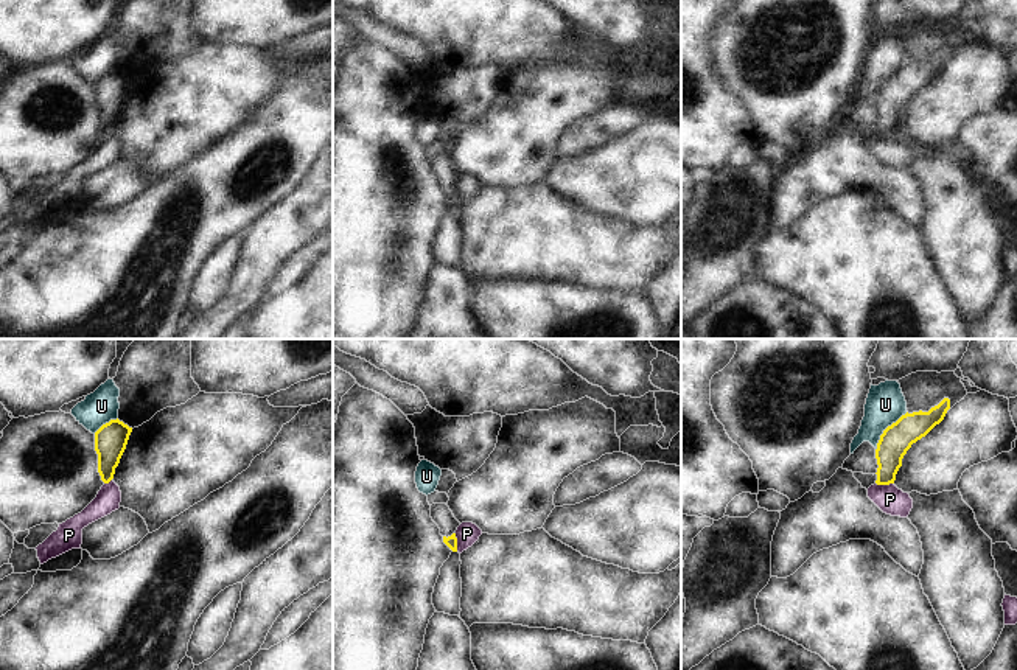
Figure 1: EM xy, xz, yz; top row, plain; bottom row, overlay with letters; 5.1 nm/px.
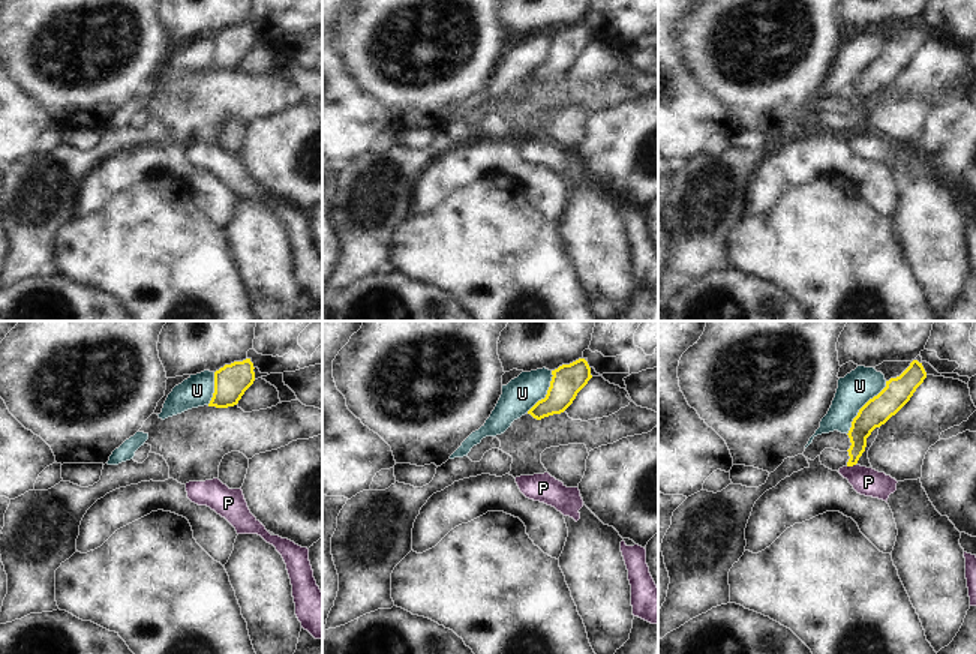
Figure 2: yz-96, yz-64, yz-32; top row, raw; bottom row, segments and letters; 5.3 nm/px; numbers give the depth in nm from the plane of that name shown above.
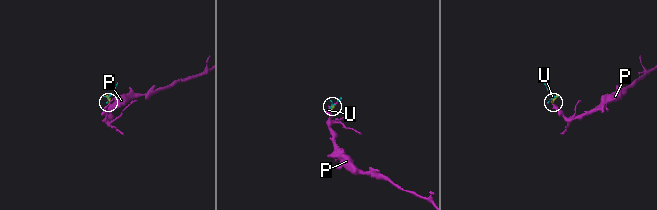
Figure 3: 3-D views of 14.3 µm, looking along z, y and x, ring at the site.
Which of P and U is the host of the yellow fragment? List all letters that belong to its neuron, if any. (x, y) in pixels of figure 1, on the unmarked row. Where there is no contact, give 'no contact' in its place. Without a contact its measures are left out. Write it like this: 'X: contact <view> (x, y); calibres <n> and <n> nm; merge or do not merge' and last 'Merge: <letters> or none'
P: contact xz (456, 195); calibres 60 and 120 nm; do not merge
U: contact yz (885, 81); calibres 160 and 200 nm; do not merge
Merge: none

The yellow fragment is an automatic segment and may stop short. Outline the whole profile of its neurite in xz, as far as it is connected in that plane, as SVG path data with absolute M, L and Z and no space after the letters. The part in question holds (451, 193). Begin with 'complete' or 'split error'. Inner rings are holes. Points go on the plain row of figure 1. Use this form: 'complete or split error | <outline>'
split error | M432 155L431 169L439 177L443 194L453 202L457 204L457 190L456 182L460 174L454 169L453 163L446 155Z

